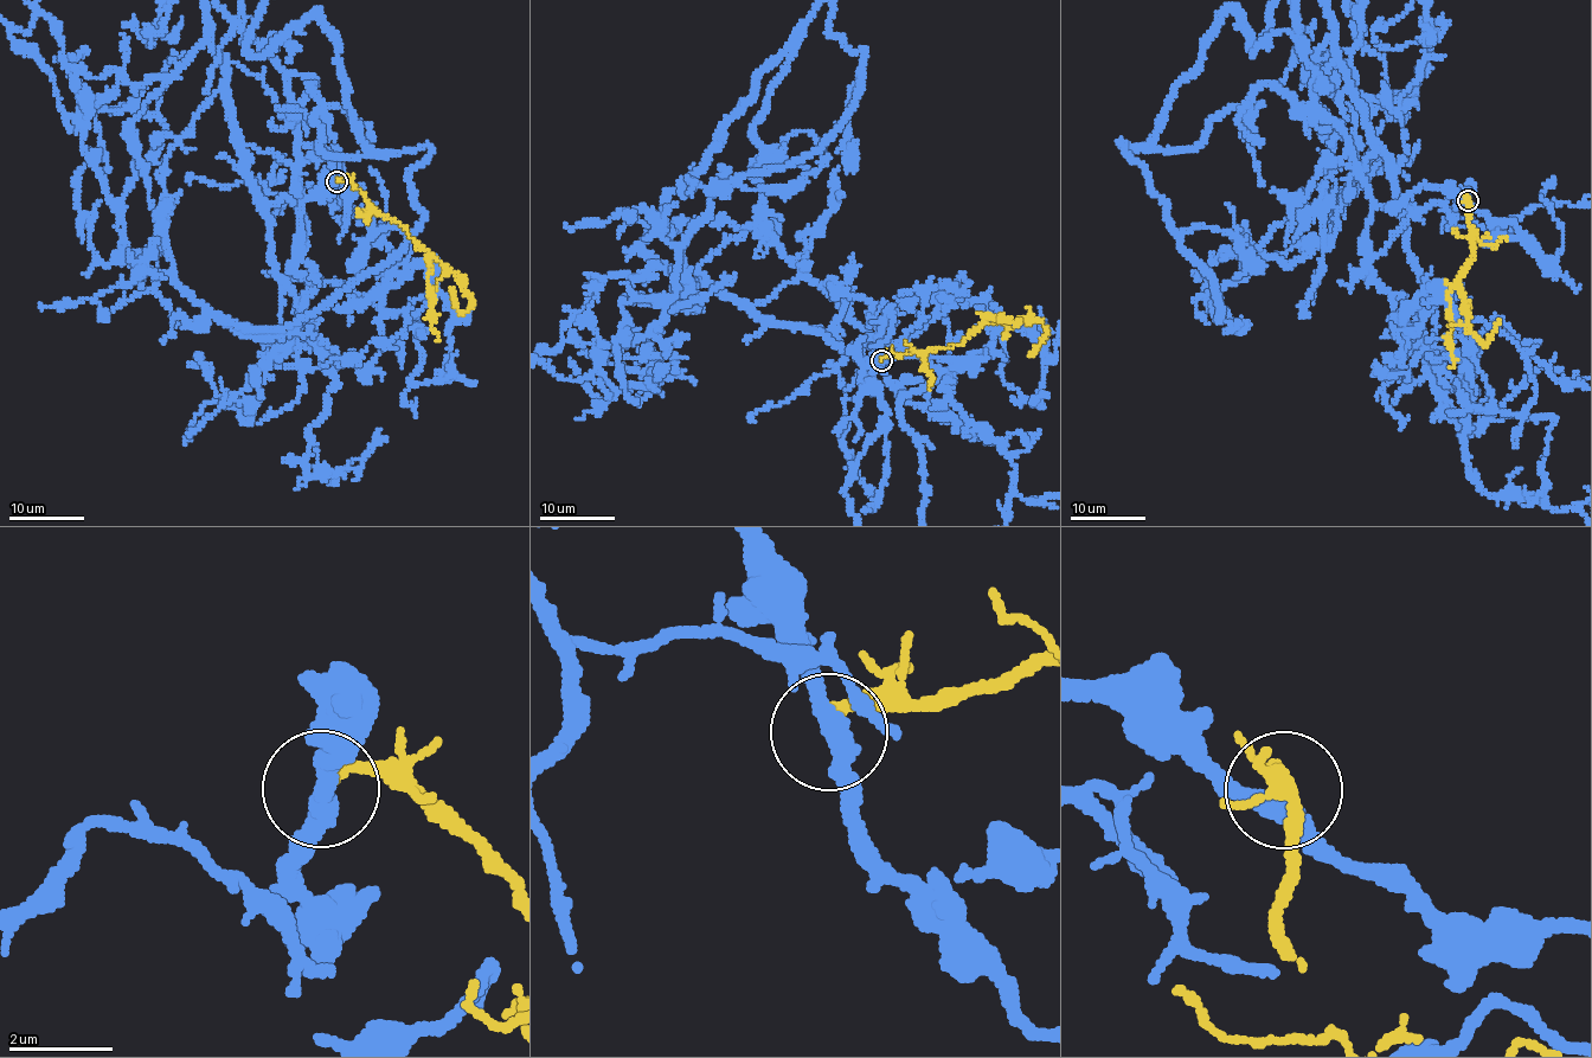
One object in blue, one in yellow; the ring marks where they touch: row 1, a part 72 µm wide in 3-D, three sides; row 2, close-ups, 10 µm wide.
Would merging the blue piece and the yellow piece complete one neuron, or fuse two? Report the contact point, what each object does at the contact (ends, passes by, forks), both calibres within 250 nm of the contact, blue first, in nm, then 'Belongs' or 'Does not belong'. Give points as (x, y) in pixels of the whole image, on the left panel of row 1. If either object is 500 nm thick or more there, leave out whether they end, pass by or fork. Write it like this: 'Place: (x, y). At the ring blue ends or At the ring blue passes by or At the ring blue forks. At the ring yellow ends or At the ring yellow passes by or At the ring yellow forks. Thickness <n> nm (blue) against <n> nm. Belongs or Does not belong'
Place: (336, 181). At the ring blue passes by. At the ring yellow ends. Thickness 360 nm (blue) against 260 nm. Does not belong

